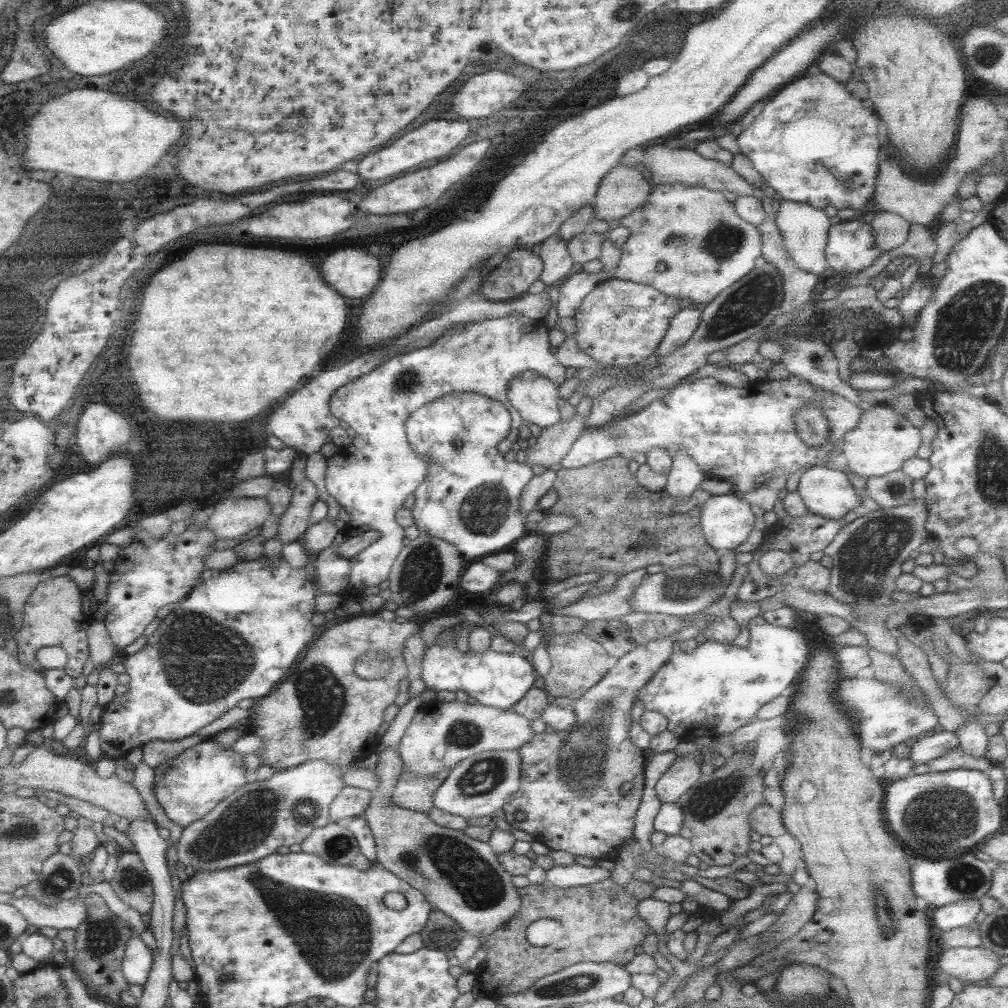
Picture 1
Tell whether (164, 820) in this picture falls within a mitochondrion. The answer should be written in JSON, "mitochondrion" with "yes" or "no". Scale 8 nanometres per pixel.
{"mitochondrion":"no"}

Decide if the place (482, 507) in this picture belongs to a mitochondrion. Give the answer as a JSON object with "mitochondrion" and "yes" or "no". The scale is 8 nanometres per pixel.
{"mitochondrion":"yes"}

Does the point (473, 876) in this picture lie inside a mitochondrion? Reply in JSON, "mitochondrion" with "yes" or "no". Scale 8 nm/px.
{"mitochondrion":"yes"}

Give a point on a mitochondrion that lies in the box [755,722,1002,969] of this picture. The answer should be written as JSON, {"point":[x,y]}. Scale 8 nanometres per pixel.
{"point":[918,821]}

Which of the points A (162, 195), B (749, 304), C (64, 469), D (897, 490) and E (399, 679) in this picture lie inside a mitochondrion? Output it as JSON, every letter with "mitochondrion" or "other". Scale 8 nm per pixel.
{"A":"other","B":"mitochondrion","C":"other","D":"mitochondrion","E":"other"}

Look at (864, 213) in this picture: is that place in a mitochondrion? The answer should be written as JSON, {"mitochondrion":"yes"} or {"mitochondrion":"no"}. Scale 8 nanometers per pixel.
{"mitochondrion":"no"}

